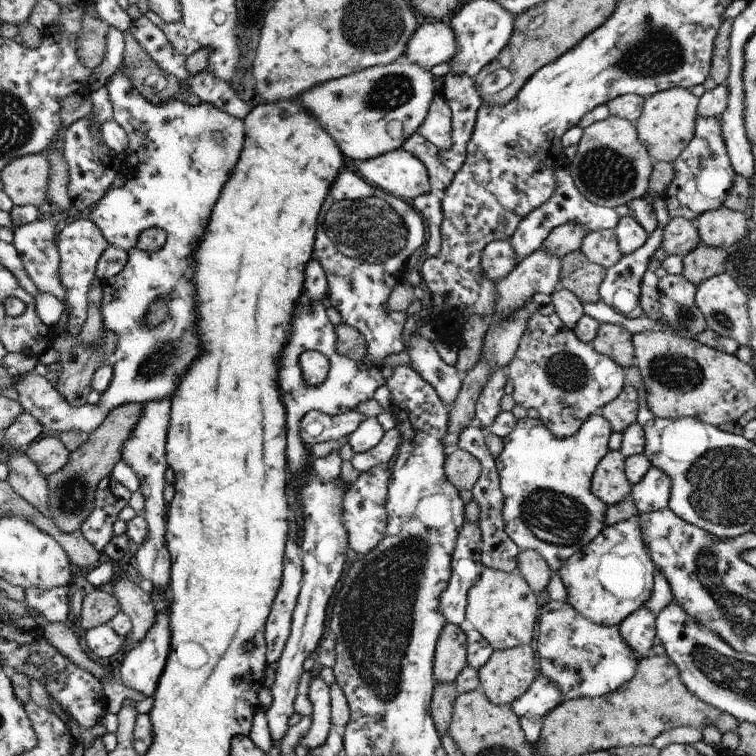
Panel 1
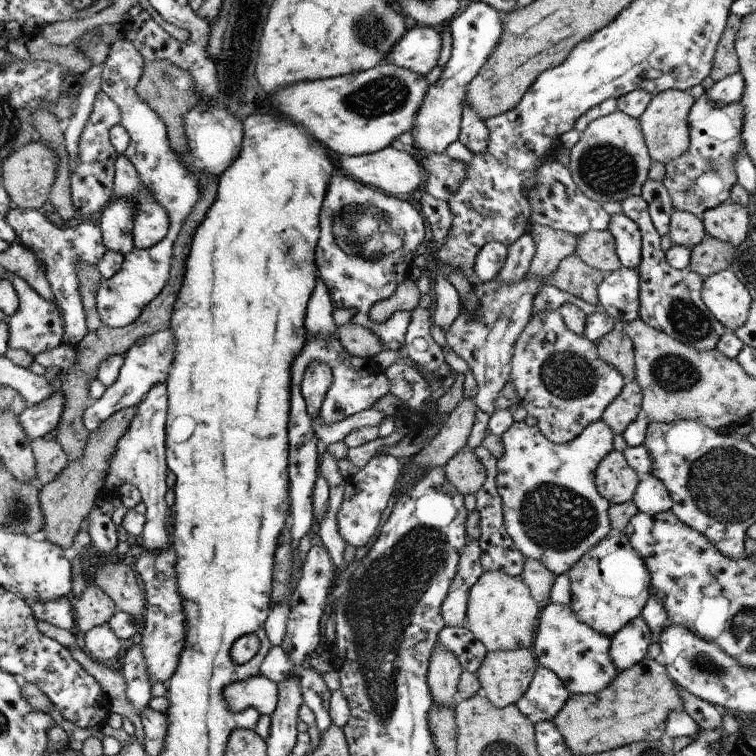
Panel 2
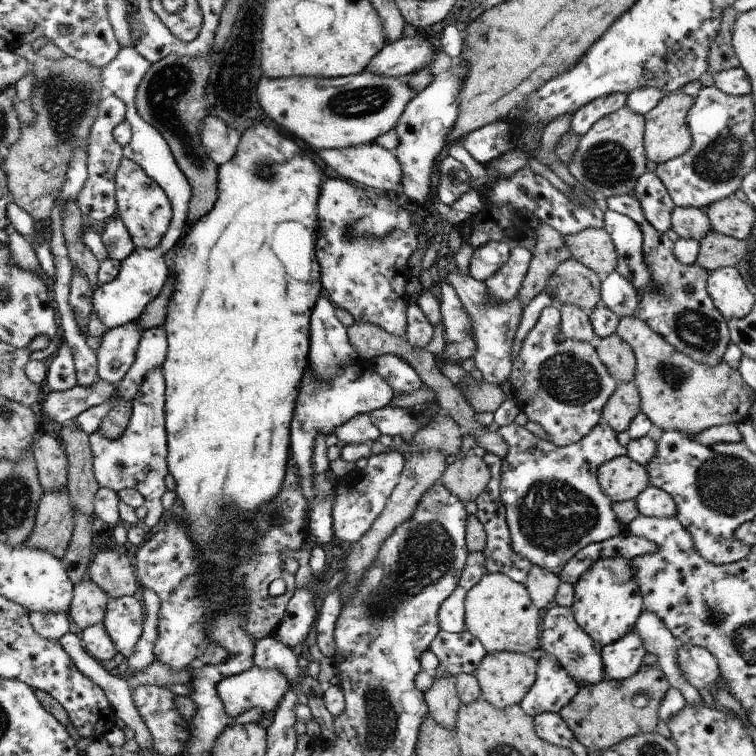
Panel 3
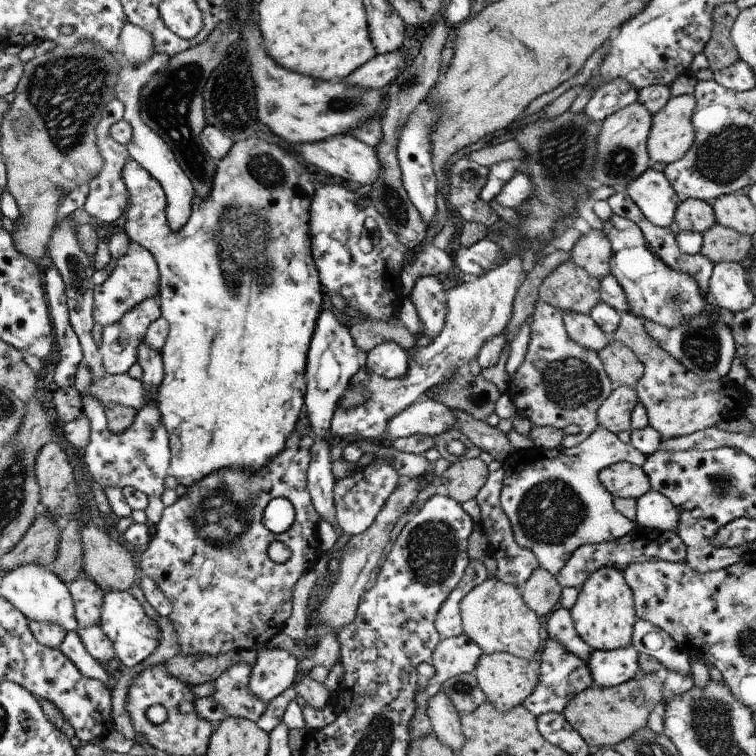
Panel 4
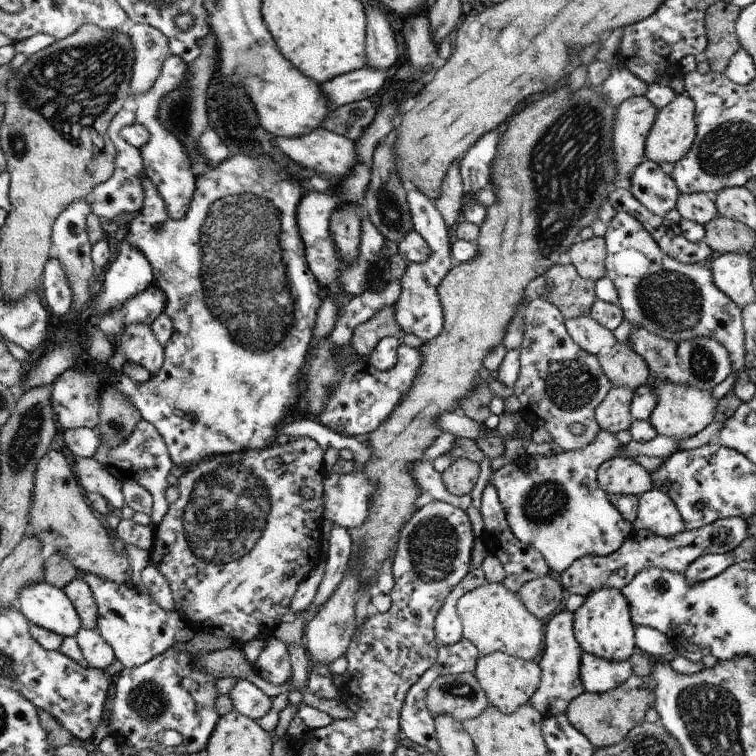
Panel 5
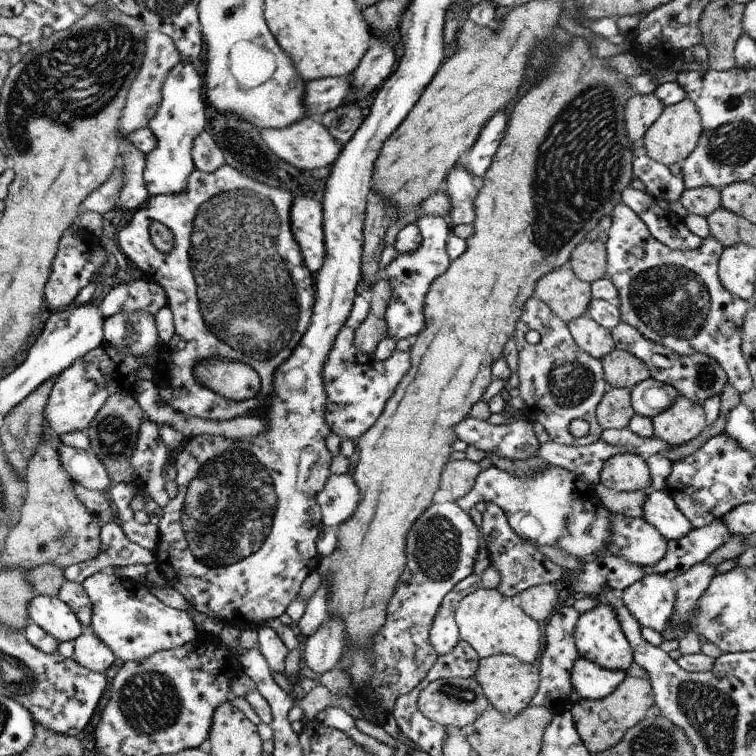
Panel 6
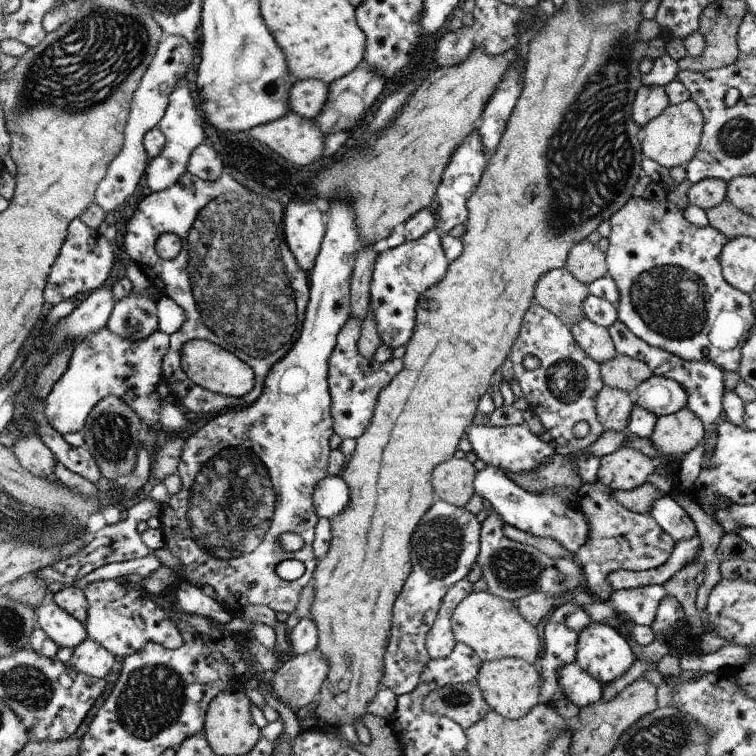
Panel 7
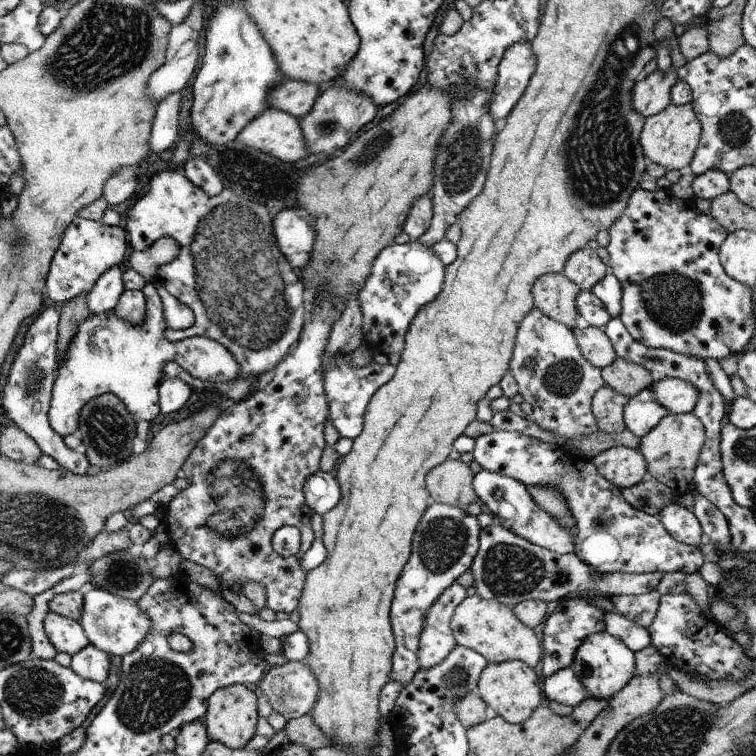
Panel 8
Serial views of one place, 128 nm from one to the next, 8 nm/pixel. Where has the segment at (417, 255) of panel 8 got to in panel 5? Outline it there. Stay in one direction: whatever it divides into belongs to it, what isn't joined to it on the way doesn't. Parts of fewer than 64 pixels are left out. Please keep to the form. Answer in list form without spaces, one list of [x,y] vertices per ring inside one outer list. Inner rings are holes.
[[[407,185],[407,203],[411,214],[413,229],[422,236],[431,253],[424,262],[408,262],[399,278],[401,293],[393,304],[394,318],[404,334],[416,334],[420,340],[429,341],[441,333],[443,329],[443,312],[438,298],[437,286],[451,268],[458,262],[451,253],[451,243],[448,238],[448,227],[431,198],[422,194],[415,187]]]

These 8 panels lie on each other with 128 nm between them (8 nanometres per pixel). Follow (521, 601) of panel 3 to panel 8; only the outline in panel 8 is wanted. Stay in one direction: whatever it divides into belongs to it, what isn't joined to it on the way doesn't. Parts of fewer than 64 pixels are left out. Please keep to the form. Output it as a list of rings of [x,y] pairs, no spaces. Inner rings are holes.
[[[478,594],[466,597],[458,605],[451,620],[451,629],[458,645],[481,654],[492,664],[517,660],[534,669],[543,655],[540,640],[533,629],[522,624],[511,607],[494,599],[482,598]]]

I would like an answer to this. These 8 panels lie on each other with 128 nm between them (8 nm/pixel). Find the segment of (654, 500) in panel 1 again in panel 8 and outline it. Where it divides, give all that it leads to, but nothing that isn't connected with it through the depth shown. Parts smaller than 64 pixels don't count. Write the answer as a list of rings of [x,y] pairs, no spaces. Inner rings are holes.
[[[676,502],[666,505],[658,515],[666,530],[676,541],[699,547],[702,527],[696,515]]]

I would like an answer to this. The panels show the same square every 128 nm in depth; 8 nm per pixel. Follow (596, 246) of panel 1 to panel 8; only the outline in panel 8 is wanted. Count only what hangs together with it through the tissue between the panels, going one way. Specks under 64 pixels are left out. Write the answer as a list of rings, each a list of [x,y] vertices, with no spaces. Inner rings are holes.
[[[588,246],[577,250],[568,258],[562,273],[583,291],[590,290],[608,272],[610,272],[609,267],[602,262],[596,251]]]

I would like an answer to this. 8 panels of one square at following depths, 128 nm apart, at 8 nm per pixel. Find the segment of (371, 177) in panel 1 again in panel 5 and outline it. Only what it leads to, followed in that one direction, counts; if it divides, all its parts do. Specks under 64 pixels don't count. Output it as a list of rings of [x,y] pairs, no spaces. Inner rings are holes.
[[[324,127],[315,128],[305,135],[297,137],[276,137],[278,148],[296,164],[306,168],[312,168],[317,173],[325,172],[326,174],[334,174],[334,176],[345,177],[350,174],[352,167],[357,165],[357,152],[355,151],[355,142],[342,135],[333,133]]]

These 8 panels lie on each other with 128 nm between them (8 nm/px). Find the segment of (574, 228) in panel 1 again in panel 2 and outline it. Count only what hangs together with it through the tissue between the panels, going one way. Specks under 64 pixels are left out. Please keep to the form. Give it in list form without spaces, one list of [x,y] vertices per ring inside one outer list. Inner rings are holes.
[[[534,225],[530,232],[535,242],[535,255],[527,276],[548,279],[562,260],[575,254],[577,236],[546,225]]]

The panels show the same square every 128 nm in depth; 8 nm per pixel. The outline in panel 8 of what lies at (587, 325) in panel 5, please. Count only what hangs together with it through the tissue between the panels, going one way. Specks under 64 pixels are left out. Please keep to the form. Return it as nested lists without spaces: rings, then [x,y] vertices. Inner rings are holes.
[[[574,328],[573,333],[584,358],[600,370],[617,359],[618,356],[611,340],[604,334],[601,328]]]

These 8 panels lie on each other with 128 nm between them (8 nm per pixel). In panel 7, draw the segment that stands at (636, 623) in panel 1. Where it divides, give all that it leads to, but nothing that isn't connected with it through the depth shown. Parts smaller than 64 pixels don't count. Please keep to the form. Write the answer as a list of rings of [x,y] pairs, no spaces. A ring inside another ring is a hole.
[[[578,664],[564,666],[558,673],[558,684],[564,690],[564,696],[579,709],[601,702],[604,684],[586,674]]]

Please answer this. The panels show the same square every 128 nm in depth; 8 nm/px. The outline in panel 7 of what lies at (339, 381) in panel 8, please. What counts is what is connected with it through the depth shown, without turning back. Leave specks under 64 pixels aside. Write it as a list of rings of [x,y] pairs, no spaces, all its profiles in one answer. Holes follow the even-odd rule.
[[[352,316],[348,318],[346,324],[342,326],[342,331],[338,334],[336,347],[328,362],[328,385],[331,395],[333,432],[343,440],[356,441],[366,432],[370,420],[374,416],[378,394],[404,368],[404,362],[400,358],[390,358],[387,362],[380,363],[374,358],[367,360],[358,353],[357,341],[361,333],[362,323],[358,322],[356,318],[352,318]]]

